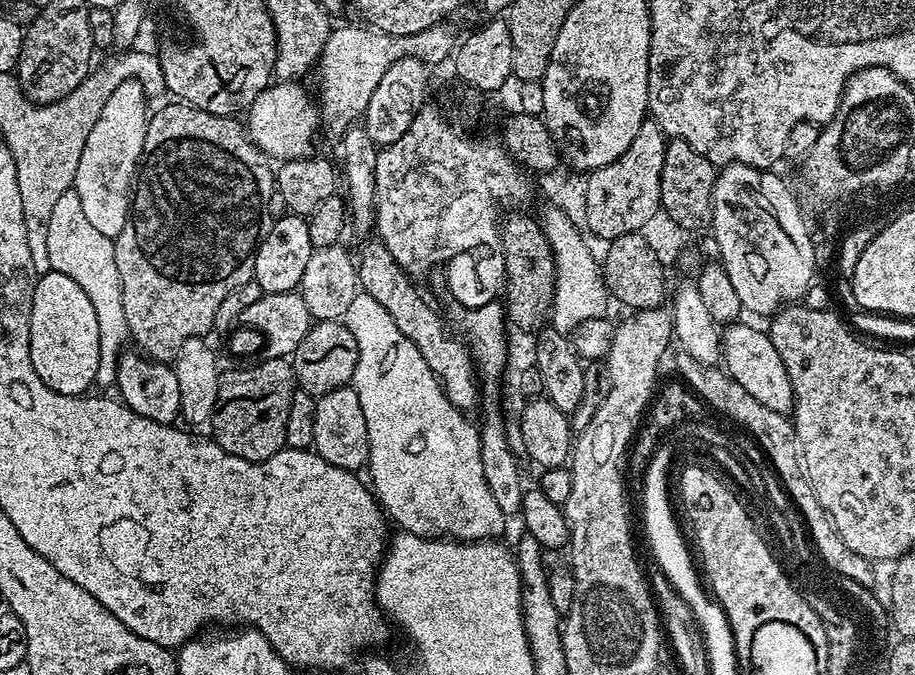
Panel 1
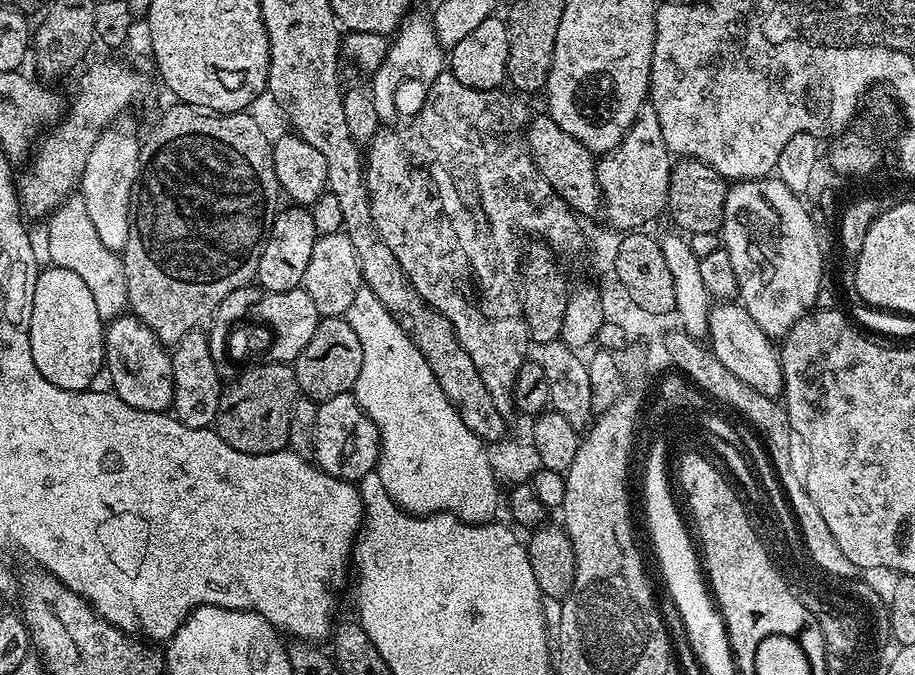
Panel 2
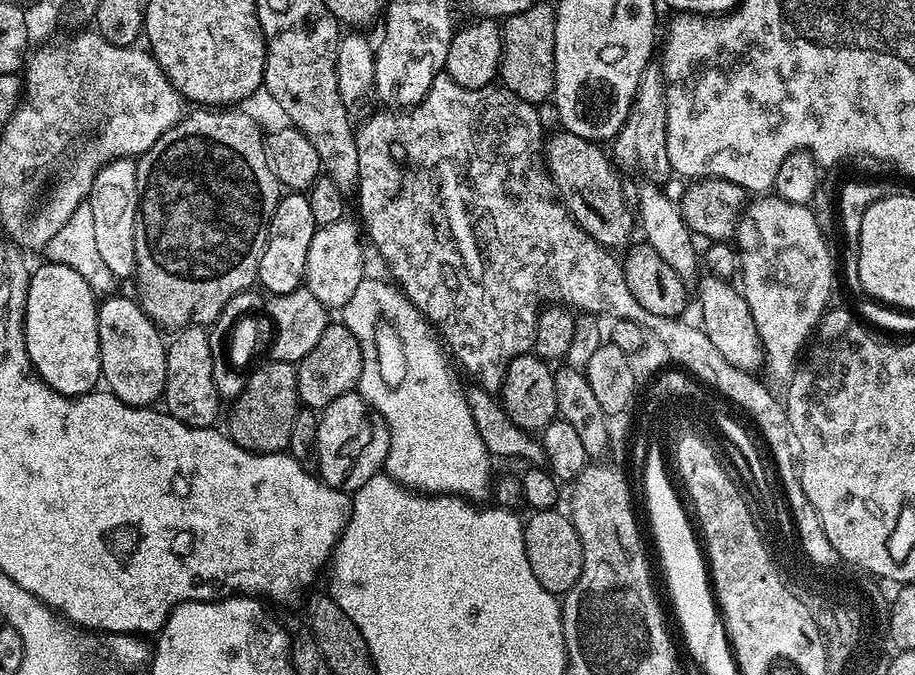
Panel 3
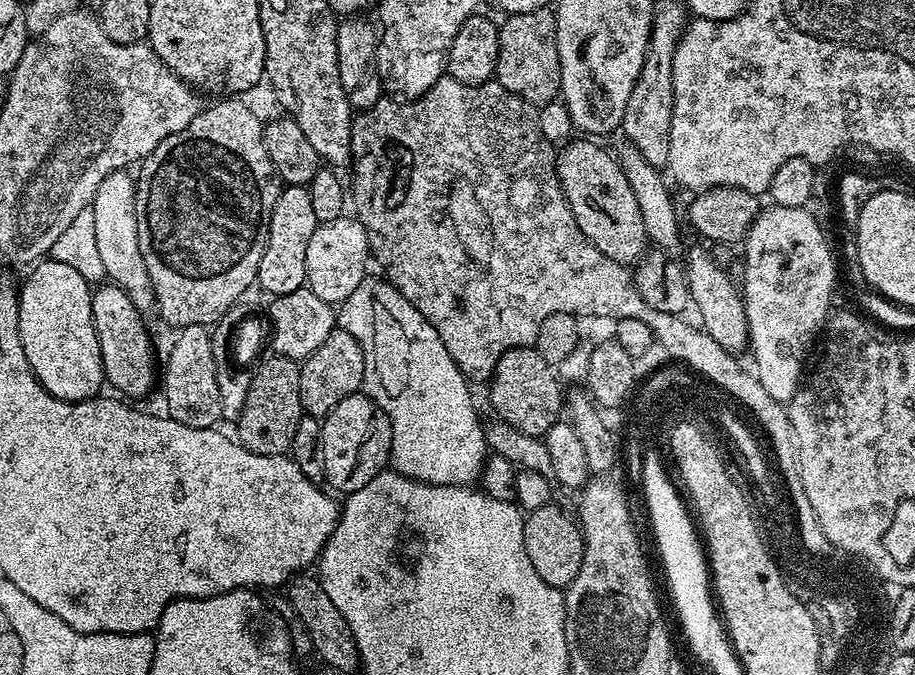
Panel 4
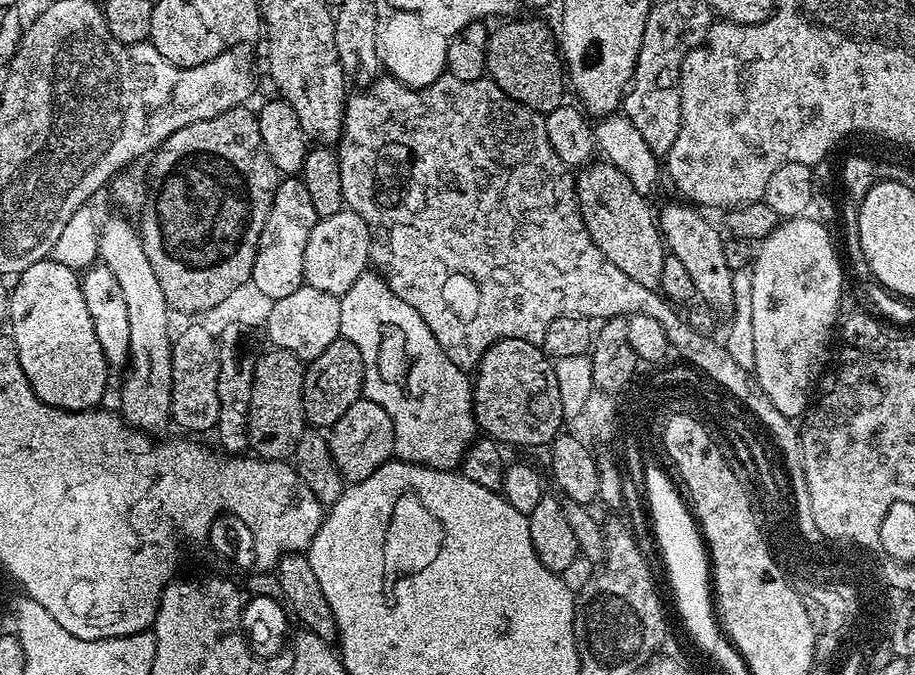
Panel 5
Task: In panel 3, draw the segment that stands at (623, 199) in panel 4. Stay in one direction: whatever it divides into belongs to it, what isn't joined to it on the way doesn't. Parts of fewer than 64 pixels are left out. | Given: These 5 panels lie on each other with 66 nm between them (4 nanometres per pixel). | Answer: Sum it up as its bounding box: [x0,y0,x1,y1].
[543,130,634,250]

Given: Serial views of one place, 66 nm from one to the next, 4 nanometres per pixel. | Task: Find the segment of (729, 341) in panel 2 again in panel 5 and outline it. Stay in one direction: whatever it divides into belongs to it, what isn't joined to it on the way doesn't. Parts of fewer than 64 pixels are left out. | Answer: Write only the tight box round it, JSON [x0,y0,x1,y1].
[658,203,733,309]

